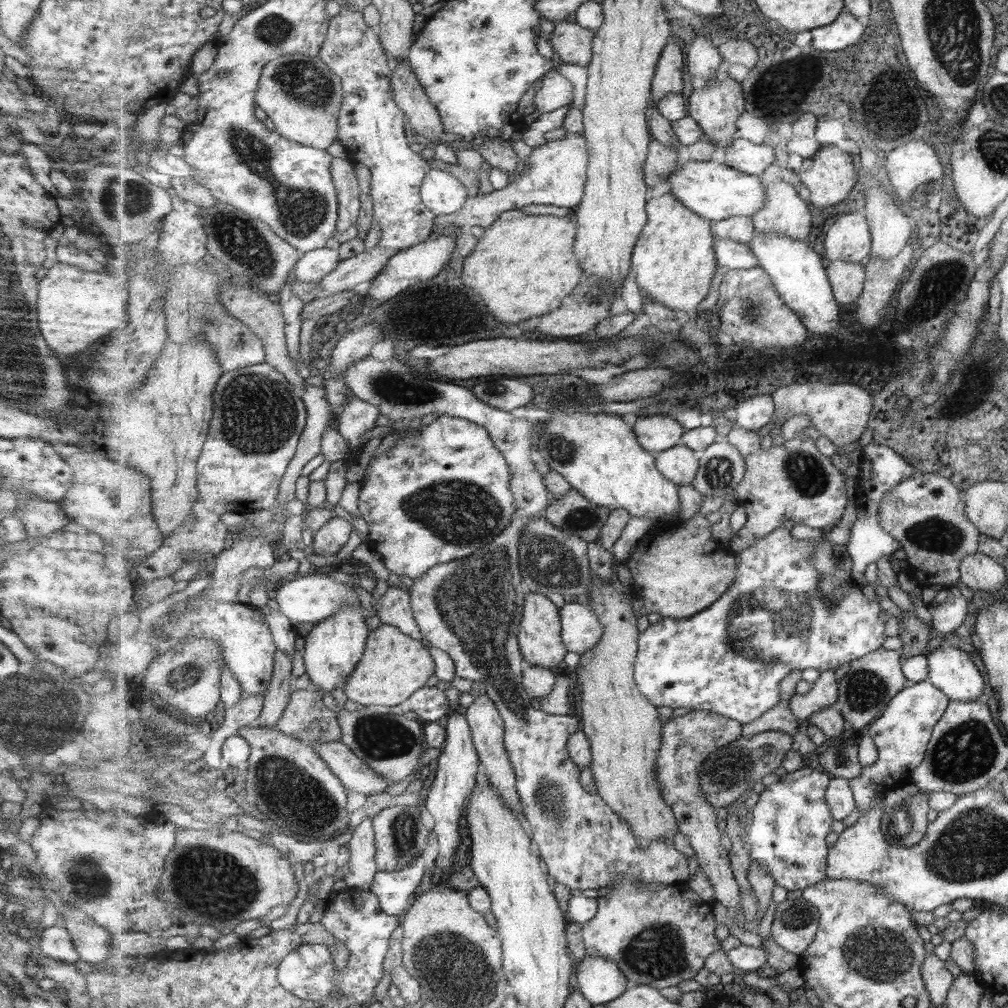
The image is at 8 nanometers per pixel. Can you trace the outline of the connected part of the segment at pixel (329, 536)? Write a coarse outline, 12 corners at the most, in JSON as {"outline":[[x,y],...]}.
{"outline":[[334,517],[313,534],[313,552],[336,554],[349,542],[352,525]]}

